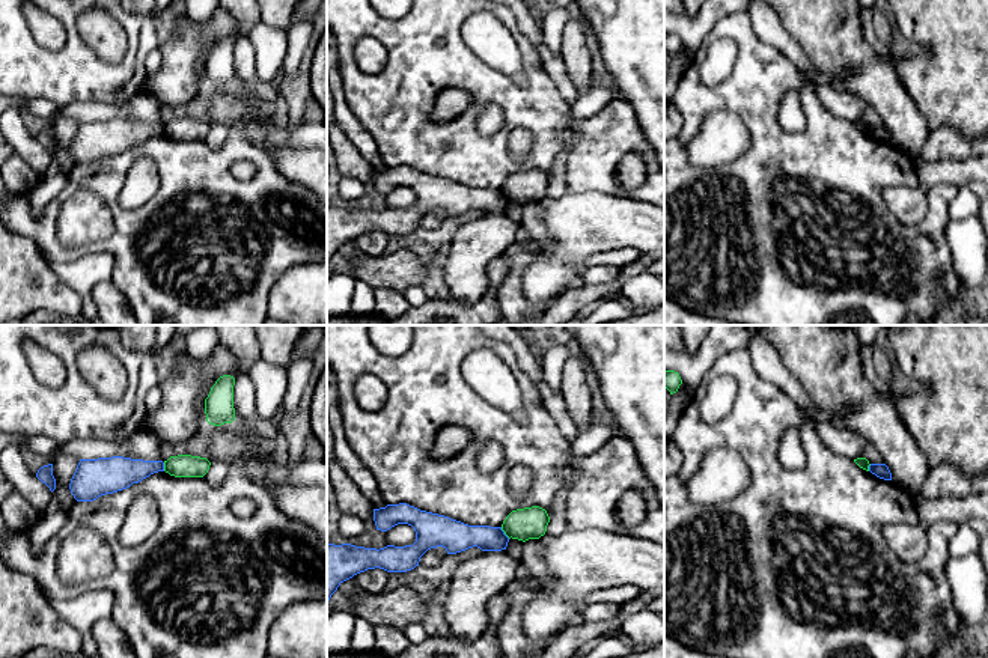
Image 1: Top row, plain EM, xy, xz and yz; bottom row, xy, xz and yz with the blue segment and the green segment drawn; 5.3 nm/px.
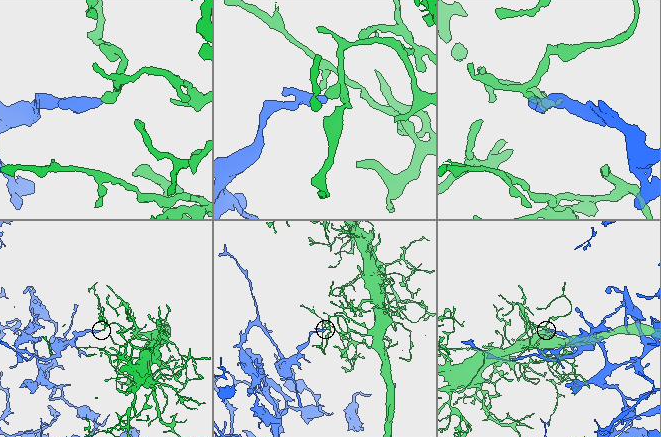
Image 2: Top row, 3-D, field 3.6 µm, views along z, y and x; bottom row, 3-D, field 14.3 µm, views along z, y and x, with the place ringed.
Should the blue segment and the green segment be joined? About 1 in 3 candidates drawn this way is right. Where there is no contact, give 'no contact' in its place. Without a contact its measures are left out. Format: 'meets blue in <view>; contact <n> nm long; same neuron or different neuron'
meets blue in xz; contact 80 nm long; different neuron

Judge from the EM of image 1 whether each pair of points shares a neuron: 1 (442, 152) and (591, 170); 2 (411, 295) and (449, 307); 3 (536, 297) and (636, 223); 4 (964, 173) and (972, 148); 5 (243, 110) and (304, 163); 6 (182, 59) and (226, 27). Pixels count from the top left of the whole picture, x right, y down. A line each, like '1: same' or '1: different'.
1: same
2: different
3: same
4: different
5: same
6: same

